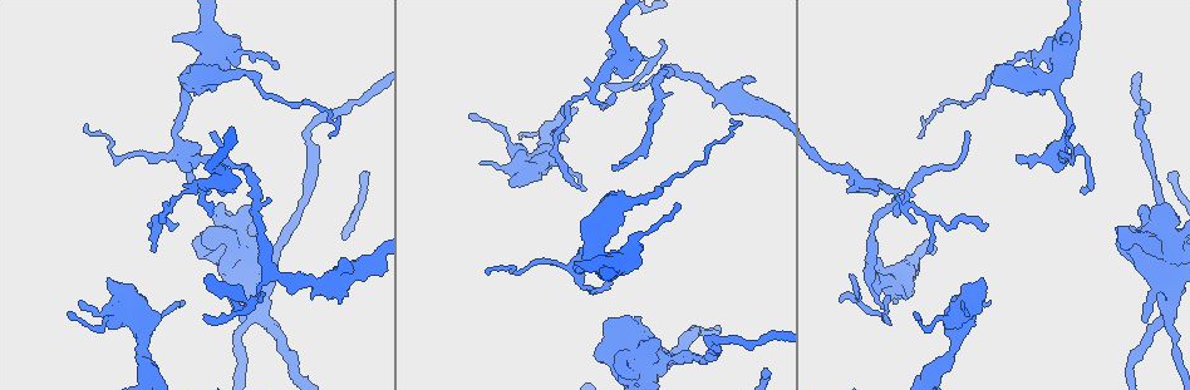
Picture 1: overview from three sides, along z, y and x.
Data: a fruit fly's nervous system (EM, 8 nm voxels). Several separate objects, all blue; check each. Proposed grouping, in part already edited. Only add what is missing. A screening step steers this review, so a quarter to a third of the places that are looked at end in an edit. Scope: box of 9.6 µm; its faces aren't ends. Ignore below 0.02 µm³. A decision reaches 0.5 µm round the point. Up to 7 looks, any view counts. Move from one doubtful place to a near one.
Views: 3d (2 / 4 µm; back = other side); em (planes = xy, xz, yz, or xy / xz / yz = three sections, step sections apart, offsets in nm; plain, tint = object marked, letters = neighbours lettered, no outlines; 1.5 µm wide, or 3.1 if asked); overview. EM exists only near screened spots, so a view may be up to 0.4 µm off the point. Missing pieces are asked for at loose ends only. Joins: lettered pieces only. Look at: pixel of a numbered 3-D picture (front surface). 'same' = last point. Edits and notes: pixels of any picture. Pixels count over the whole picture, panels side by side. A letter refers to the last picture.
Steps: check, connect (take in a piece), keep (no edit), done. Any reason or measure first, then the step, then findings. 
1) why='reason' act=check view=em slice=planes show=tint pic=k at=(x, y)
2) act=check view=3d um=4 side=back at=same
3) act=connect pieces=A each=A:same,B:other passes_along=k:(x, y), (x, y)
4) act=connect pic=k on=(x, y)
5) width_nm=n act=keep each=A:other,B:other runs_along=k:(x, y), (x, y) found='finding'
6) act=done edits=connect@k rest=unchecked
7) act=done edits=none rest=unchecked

why='stops while still wide' act=check view=em slice=xy step=4 show=letters pic=1 at=(511, 185)

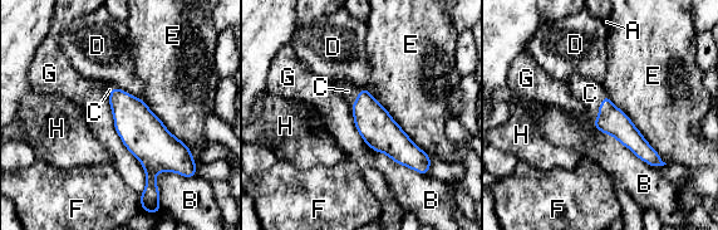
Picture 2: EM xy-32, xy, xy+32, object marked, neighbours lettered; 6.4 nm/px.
longest_contact=G:700nm act=connect pieces=C each=A:other,B:other,C:same,D:other,E:other,F:other,G:other,H:other passes_along=2:(610, 120), (599, 108), (590, 93) found='it goes on there'

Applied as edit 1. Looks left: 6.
act=check view=overview

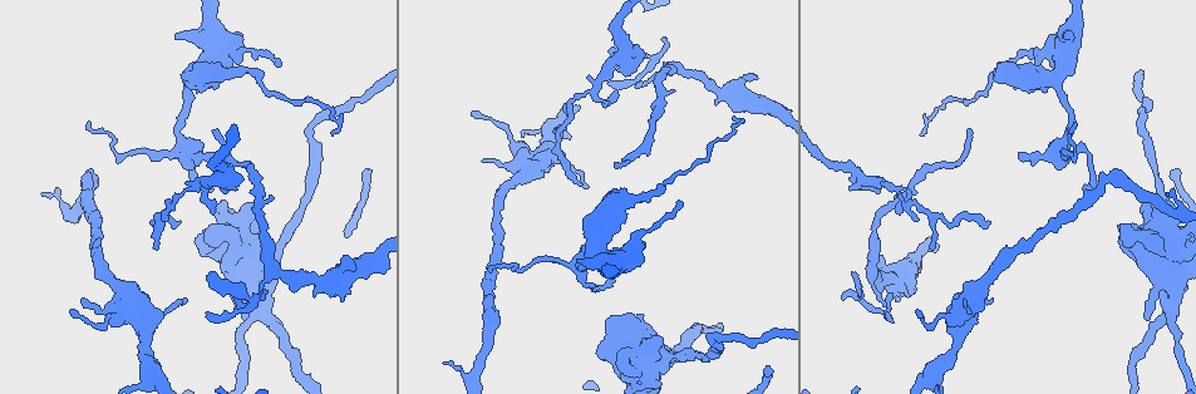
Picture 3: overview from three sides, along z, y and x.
why='tapers out' act=check view=em slice=xy step=4 show=tint pic=3 at=(473, 113)

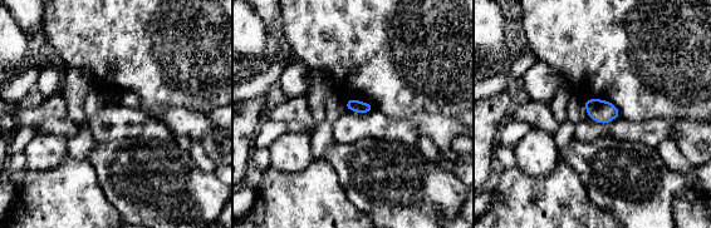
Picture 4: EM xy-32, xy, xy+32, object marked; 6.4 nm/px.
act=check view=em slice=planes show=letters at=same

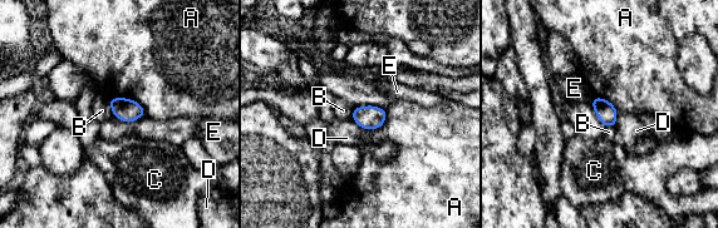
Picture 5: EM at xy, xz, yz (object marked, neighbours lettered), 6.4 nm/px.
width_nm=130 act=keep each=A:other,B:other,C:other,D:other,E:other border=5:(108, 99), (113, 114) found='none of them fits'

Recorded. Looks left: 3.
why='thin end' act=check view=em slice=xy step=4 show=plain pic=3 at=(616, 162)

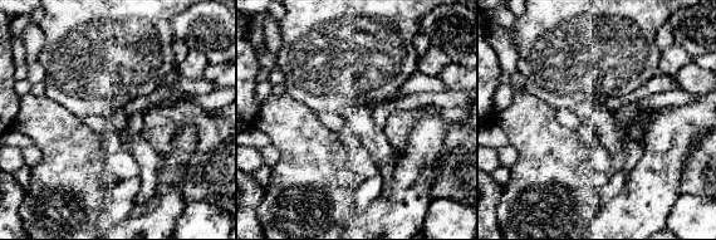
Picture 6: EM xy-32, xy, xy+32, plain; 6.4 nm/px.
why='where the object lies' act=check view=em slice=xy step=4 show=tint at=same

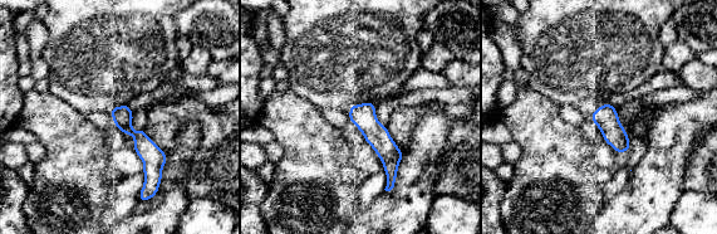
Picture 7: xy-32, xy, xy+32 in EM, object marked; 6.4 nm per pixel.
act=check view=em slice=xy step=4 show=letters at=same

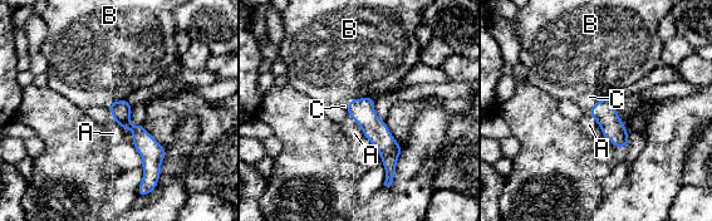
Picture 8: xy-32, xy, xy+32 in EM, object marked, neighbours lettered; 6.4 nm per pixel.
longest_contact=A:180nm act=connect pieces=C each=A:other,B:other,C:same found='it goes on there'

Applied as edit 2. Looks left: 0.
act=done edits=connect@2,connect@8 rest=unchecked

